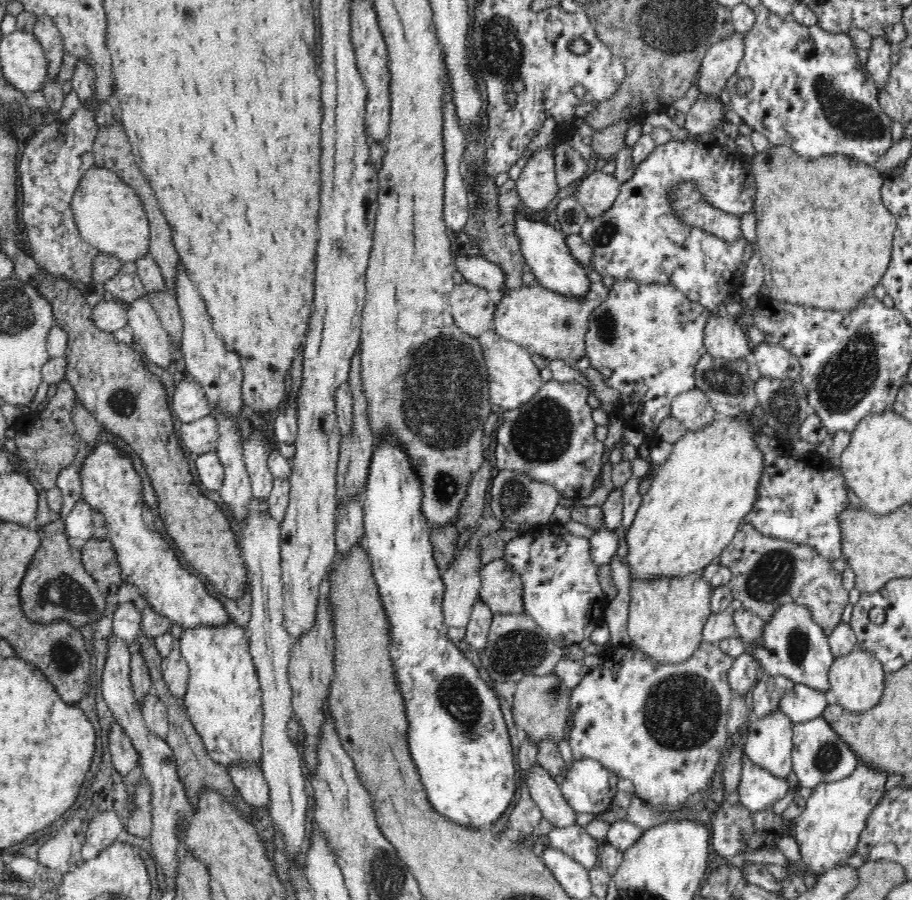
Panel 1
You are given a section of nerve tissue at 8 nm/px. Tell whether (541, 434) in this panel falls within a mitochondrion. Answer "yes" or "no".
yes

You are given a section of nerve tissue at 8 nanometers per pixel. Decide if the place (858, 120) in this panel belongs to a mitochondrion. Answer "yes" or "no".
yes

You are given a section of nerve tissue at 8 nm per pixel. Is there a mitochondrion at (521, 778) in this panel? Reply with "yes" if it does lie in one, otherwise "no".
no

